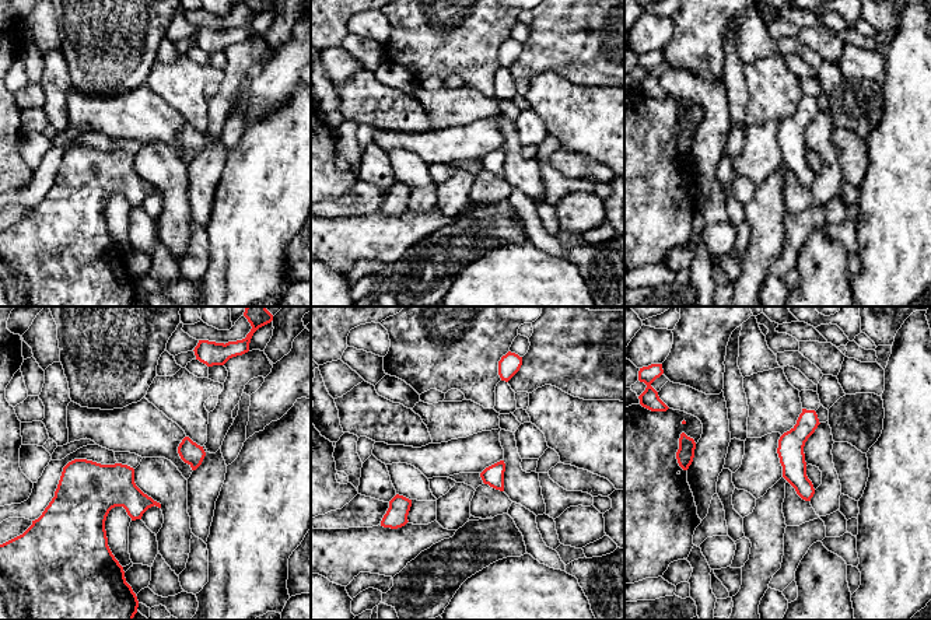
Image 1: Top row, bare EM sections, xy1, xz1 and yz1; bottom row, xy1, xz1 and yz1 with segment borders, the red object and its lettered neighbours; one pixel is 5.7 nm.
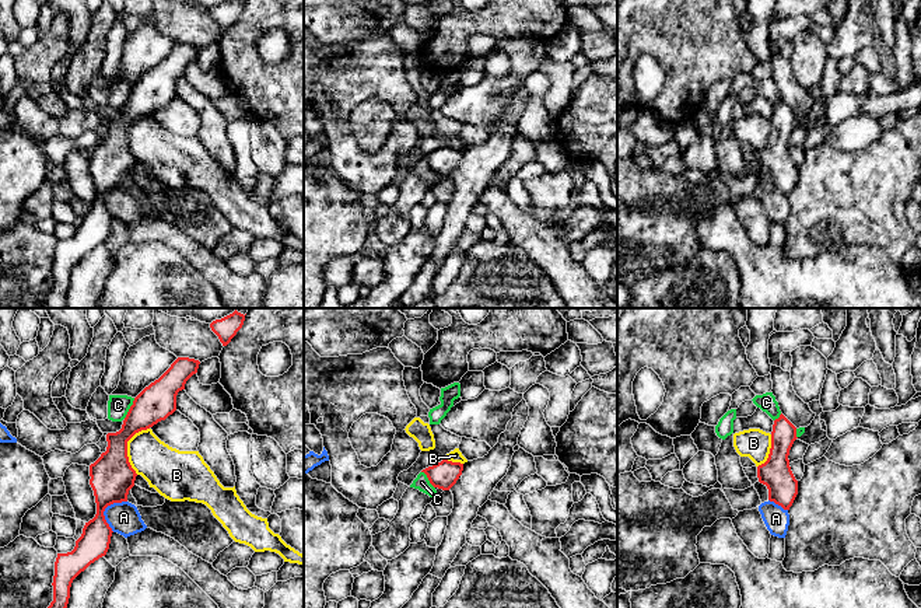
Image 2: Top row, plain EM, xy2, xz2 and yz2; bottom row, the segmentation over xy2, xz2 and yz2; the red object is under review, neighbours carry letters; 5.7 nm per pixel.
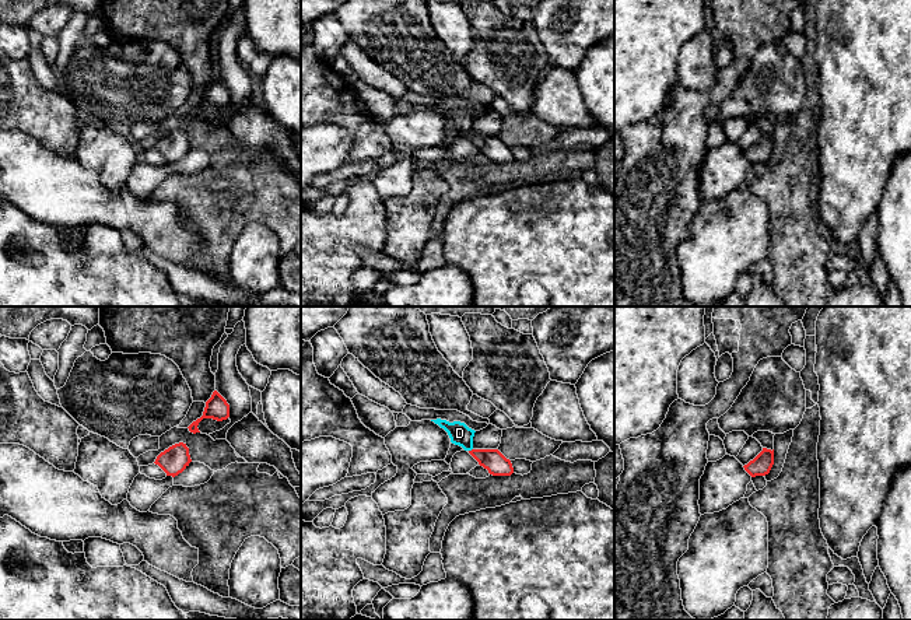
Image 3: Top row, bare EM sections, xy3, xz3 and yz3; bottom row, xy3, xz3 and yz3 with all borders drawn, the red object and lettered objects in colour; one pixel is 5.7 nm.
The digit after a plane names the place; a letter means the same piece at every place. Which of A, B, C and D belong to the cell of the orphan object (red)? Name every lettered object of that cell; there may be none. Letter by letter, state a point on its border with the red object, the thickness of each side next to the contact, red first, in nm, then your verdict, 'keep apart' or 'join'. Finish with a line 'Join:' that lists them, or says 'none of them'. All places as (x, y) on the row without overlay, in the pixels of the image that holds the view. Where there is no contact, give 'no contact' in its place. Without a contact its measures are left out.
A: xy2 (104, 196) | 240/180 nm | keep apart
B: xy2 (126, 133) | 240/240 nm | keep apart
C: xy2 (130, 94) | 220/130 nm | keep apart
D: xz3 (472, 136) | 130/120 nm | join
Join: D

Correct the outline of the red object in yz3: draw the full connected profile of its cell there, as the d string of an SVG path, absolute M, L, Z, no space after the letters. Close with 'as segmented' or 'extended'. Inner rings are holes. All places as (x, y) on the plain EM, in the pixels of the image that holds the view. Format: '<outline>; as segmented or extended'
M763 134L763 137L747 151L744 151L744 157L751 162L765 162L770 160L774 151L774 136Z; as segmented

